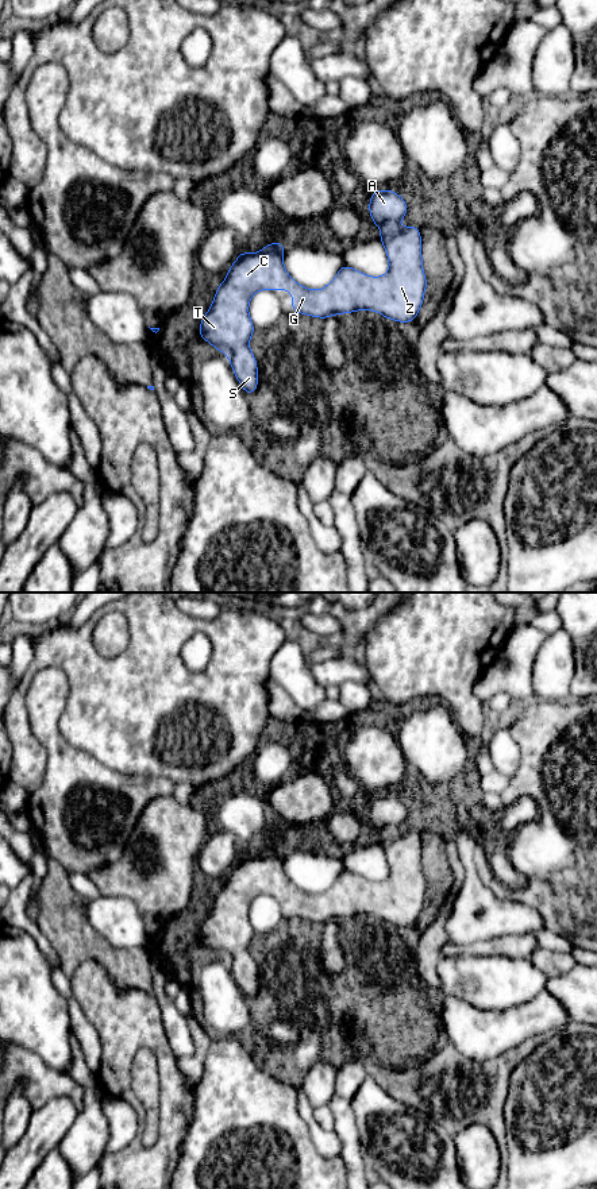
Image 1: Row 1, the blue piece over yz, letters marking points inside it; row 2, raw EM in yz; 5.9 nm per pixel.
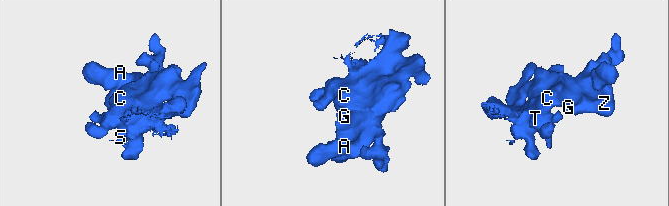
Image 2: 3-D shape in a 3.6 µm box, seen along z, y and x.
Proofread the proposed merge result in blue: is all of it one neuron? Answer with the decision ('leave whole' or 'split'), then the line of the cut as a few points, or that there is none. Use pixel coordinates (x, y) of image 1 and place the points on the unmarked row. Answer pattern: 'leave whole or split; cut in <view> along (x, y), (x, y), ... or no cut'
leave whole; no cut

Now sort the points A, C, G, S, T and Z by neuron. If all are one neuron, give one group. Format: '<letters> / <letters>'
A C G S T Z

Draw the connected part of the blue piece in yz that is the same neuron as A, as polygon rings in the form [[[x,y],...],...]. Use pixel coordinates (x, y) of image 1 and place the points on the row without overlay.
[[[390,794],[371,796],[369,817],[381,834],[378,844],[389,865],[389,875],[382,881],[370,881],[343,869],[326,892],[307,893],[286,877],[285,850],[281,846],[265,849],[255,858],[242,856],[228,873],[200,926],[199,941],[227,960],[246,999],[254,999],[259,985],[257,964],[249,950],[255,935],[249,908],[258,895],[290,895],[293,916],[323,924],[374,915],[398,927],[415,926],[427,893],[420,834],[398,830],[408,811]]]

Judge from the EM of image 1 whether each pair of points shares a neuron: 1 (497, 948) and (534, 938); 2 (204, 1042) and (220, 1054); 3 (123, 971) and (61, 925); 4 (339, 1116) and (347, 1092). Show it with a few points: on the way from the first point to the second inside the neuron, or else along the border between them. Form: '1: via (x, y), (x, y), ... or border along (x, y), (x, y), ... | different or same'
1: via (507, 946), (524, 946) | same
2: border along (214, 1035), (205, 1056), (201, 1077) | different
3: via (108, 956), (95, 946), (76, 939) | same
4: border along (336, 1093), (350, 1101) | different

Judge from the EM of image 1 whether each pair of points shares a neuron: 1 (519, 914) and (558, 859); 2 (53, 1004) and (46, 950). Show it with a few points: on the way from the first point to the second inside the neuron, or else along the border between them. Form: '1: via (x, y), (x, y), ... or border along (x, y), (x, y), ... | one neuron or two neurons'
1: border along (496, 895), (532, 906), (539, 913), (544, 927) | two neurons
2: border along (30, 935), (41, 954), (50, 964) | two neurons

